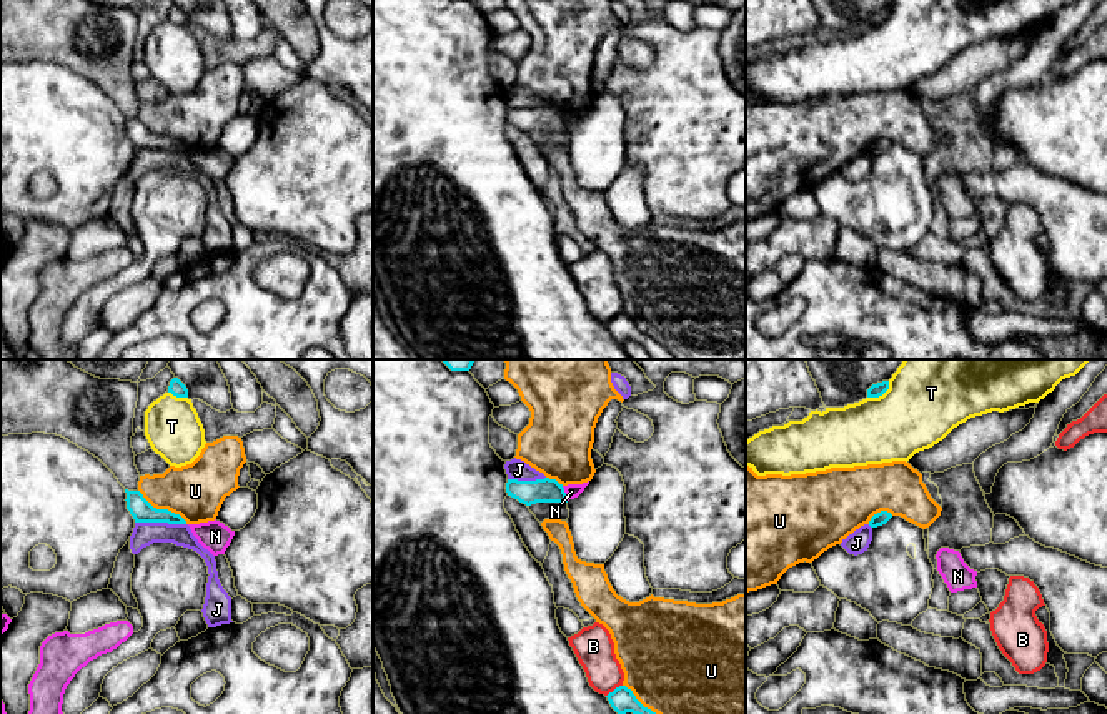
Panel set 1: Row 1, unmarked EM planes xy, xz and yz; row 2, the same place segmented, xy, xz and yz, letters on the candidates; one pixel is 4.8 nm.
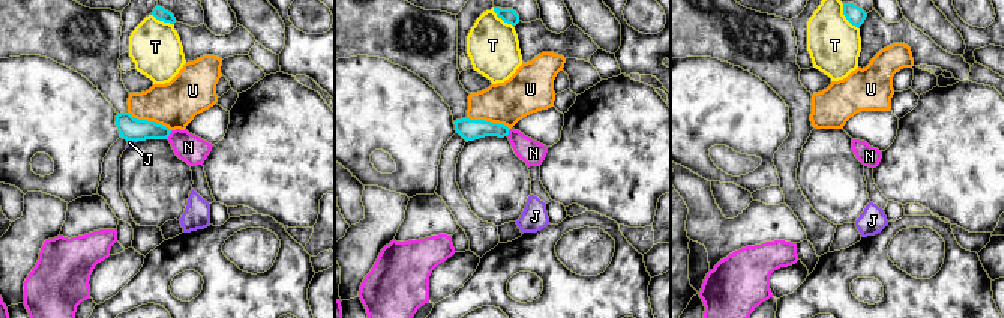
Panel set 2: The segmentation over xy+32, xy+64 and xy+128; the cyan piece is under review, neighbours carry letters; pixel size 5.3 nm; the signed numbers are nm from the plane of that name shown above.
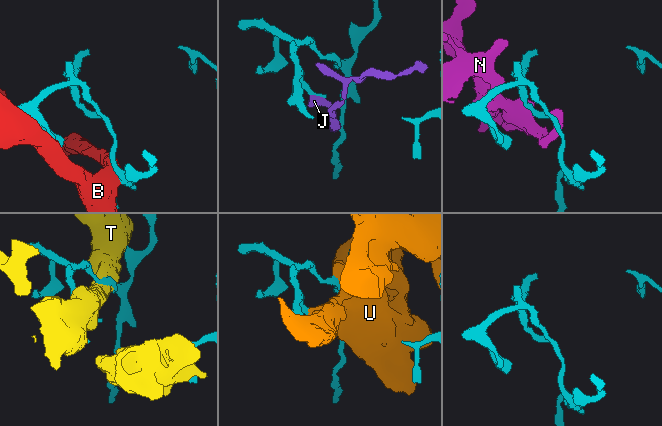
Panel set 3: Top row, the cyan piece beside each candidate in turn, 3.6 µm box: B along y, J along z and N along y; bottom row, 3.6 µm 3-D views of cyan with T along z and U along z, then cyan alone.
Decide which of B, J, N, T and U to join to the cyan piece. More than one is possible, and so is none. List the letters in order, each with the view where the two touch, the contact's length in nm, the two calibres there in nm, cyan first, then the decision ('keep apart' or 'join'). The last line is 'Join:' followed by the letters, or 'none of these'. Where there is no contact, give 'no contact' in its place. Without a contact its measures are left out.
B: meets cyan in xz; contact 100 nm long; 120 nm thick on the cyan side, 190 nm on the other; keep apart
J: meets cyan in xy; contact 240 nm long; 110 nm thick on the cyan side, 120 nm on the other; keep apart
N: meets cyan in xz; contact 80 nm long; 120 nm thick on the cyan side, 70 nm on the other; keep apart
T: meets cyan in yz; contact 140 nm long; 70 nm thick on the cyan side, 400 nm on the other; keep apart
U: meets cyan in xy; contact 280 nm long; 110 nm thick on the cyan side, 280 nm on the other; keep apart
Join: none of these

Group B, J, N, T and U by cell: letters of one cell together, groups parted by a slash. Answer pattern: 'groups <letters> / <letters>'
groups B / J / N / T / U

